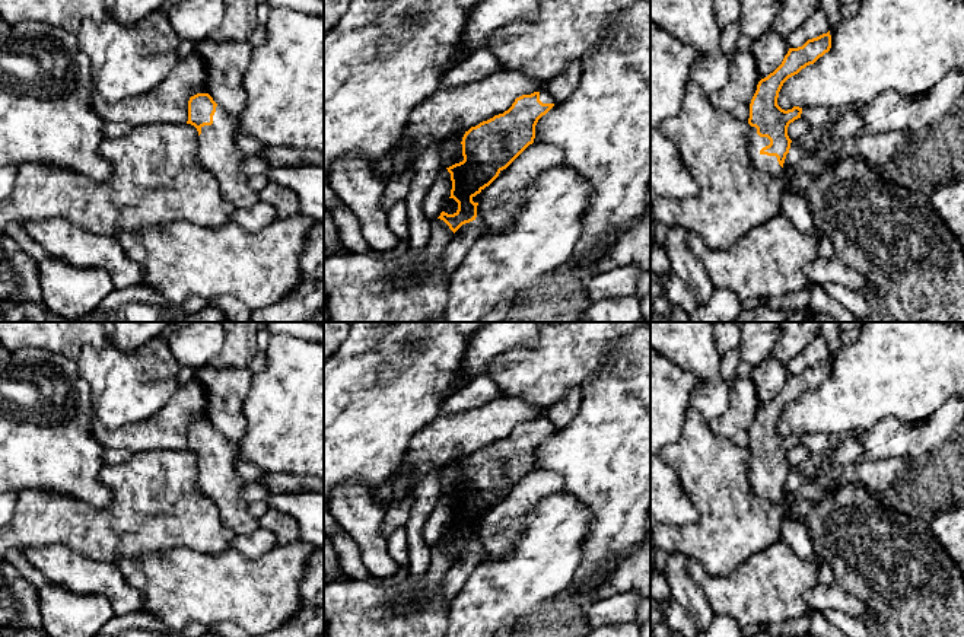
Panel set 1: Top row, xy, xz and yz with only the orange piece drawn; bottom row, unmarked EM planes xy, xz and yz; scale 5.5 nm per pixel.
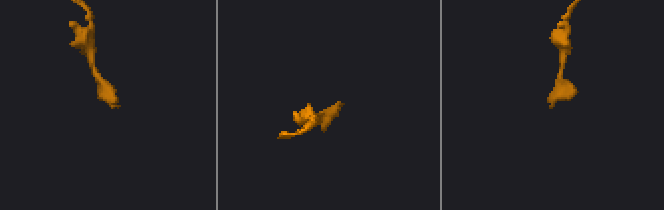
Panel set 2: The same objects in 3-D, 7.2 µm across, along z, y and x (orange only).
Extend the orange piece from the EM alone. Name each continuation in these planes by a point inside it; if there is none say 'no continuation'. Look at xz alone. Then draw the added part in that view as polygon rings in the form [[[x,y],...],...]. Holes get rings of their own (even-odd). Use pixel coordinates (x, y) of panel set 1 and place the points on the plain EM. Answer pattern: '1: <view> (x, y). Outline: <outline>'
1: xz (544, 423). Outline: [[[544,415],[540,417],[540,427],[543,430],[554,430],[554,431],[557,431],[557,427]]]

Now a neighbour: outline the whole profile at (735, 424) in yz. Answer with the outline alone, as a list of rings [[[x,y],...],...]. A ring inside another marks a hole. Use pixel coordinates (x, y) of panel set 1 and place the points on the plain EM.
[[[735,378],[729,383],[729,408],[722,415],[707,423],[719,437],[736,446],[748,448],[750,430],[760,408],[758,392],[751,378]]]

